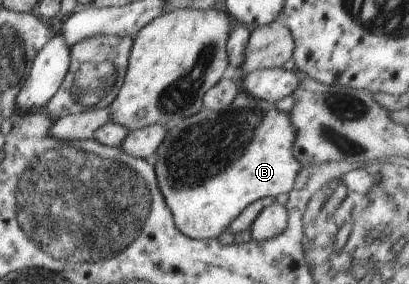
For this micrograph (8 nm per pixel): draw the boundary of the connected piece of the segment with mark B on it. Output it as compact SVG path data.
M234 23L227 42L228 64L236 71L234 79L240 87L237 97L223 110L201 109L169 128L163 143L158 147L158 161L153 165L160 192L171 210L177 229L194 240L218 238L253 201L261 197L276 197L289 193L303 167L292 150L296 140L296 127L290 113L278 110L274 103L258 100L245 90L241 90L244 76L240 70L245 61L245 48L250 32L251 28Z

